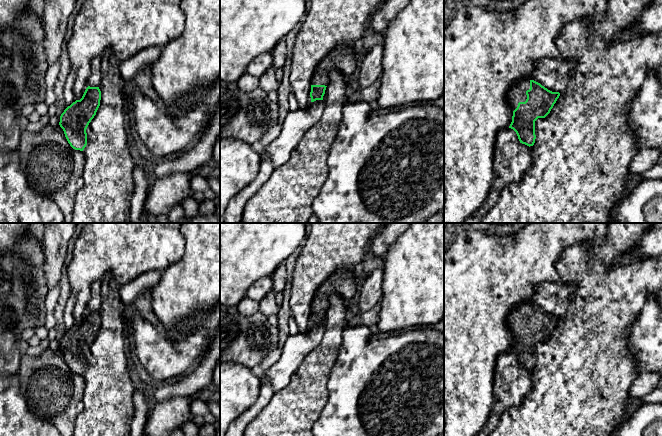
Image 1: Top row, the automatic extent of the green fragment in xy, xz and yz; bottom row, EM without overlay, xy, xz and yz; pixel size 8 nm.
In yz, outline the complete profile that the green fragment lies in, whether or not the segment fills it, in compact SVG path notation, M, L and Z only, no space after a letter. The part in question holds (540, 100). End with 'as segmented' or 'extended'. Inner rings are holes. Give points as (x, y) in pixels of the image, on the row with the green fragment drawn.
M519 79L513 84L507 94L513 111L509 128L516 132L520 143L534 145L535 121L550 113L559 96L559 92L552 92L534 80Z; extended

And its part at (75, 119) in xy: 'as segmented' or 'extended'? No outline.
as segmented

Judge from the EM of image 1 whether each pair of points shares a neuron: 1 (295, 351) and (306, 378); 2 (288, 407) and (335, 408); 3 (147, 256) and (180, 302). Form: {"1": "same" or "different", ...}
{"1": "different", "2": "different", "3": "different"}

